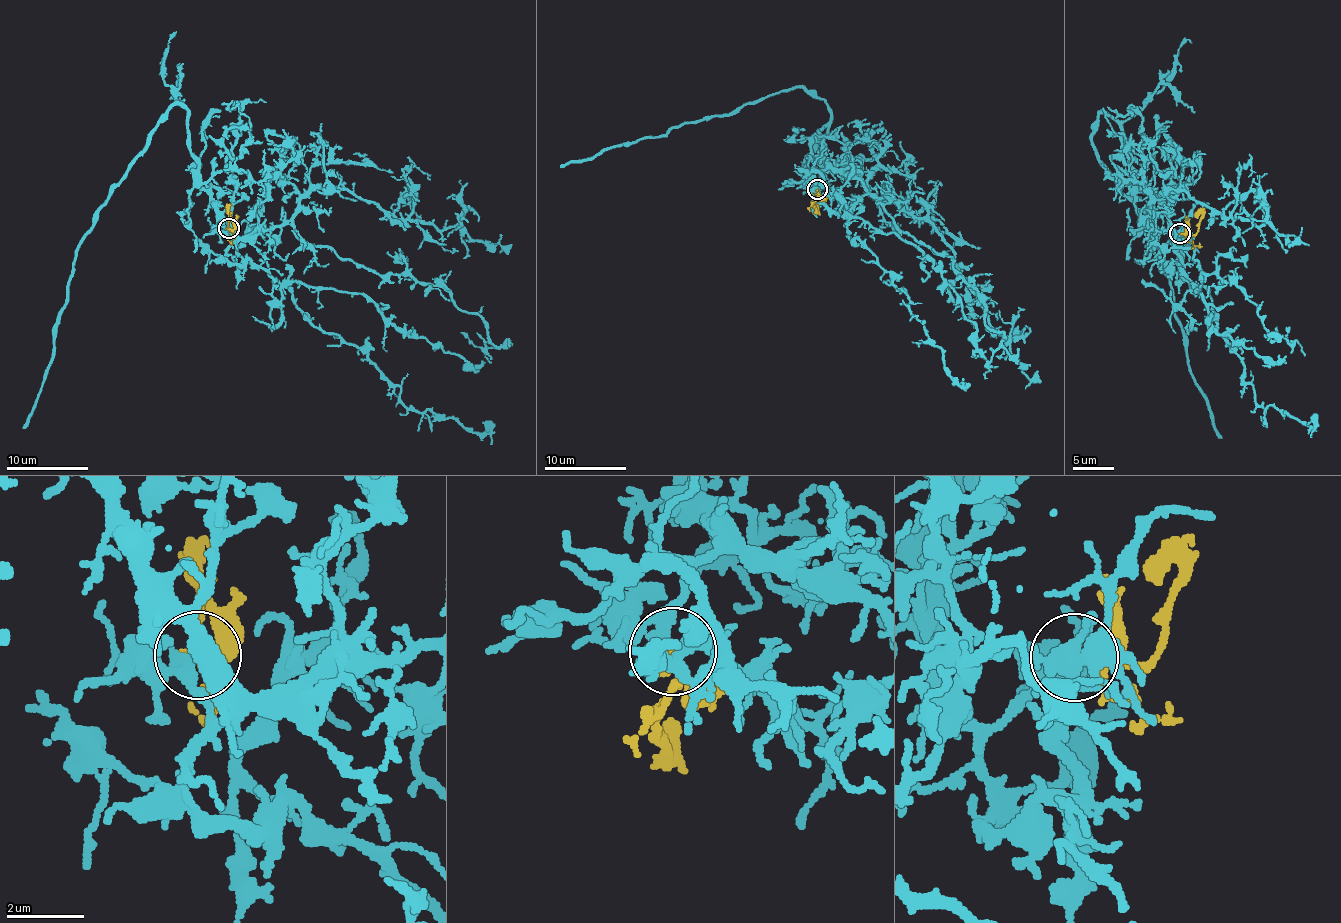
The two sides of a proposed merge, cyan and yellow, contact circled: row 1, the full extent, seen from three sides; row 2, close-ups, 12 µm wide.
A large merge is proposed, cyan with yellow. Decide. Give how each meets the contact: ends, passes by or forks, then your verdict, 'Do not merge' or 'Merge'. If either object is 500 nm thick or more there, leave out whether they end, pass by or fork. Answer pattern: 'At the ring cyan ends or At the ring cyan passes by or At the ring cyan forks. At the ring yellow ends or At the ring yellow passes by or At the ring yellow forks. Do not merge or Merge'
At the ring cyan passes by. At the ring yellow forks. Merge

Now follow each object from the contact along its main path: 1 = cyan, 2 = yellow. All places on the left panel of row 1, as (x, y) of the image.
1: (229, 228), (233, 242), (227, 219), (197, 184), (185, 108), (173, 105), (77, 252), (53, 360), (23, 429)
2: (229, 228), (233, 228), (231, 230), (228, 226), (227, 204)

